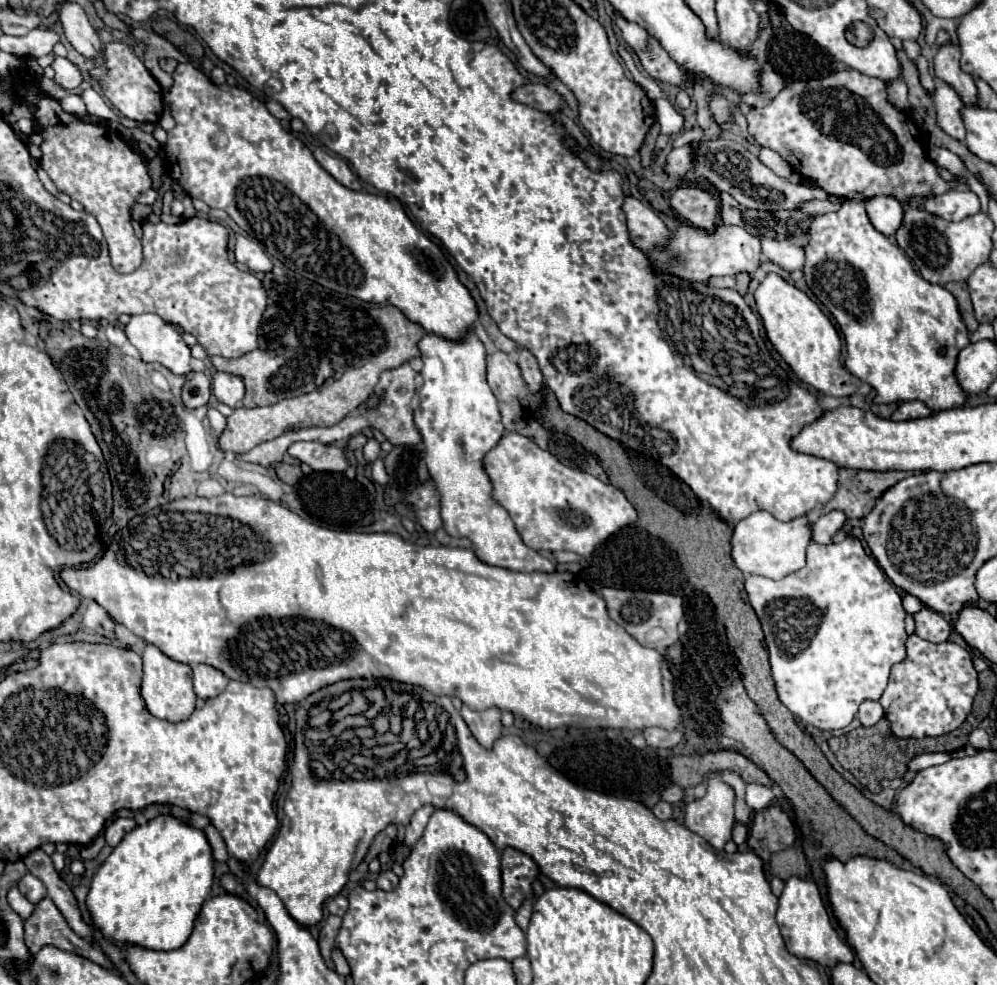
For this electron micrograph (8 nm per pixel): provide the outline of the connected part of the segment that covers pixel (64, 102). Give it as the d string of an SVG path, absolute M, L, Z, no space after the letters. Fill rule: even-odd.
M74 93L66 95L64 99L60 99L60 105L62 105L62 109L64 109L66 113L76 115L78 119L82 119L82 117L88 115L88 113L86 113L86 105L84 105L84 101L82 101L80 95L74 95Z

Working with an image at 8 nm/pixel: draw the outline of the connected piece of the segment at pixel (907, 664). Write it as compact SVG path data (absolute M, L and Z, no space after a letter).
M910 635L906 641L906 659L896 663L890 671L888 687L884 689L880 703L886 711L886 719L892 723L894 737L938 737L958 729L972 709L972 701L978 691L978 673L972 665L970 653L958 643L930 643L918 635Z

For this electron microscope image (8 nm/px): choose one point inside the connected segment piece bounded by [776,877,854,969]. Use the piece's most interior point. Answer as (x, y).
(808, 932)

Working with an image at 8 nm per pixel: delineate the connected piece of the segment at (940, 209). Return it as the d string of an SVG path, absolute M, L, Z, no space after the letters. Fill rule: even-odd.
M952 189L944 195L930 197L924 203L924 211L938 215L946 221L962 221L964 217L970 217L980 211L980 201L978 201L976 193L972 193L972 191Z

